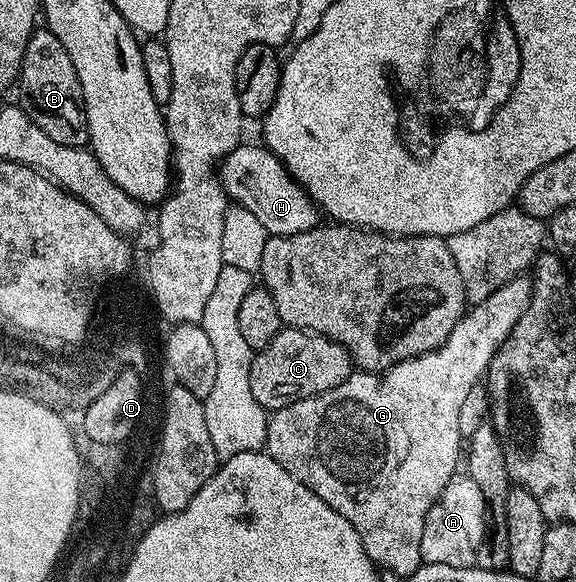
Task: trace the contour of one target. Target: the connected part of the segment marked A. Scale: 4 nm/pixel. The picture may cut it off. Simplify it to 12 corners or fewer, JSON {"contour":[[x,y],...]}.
{"contour":[[454,475],[423,525],[422,560],[474,566],[487,508]]}

